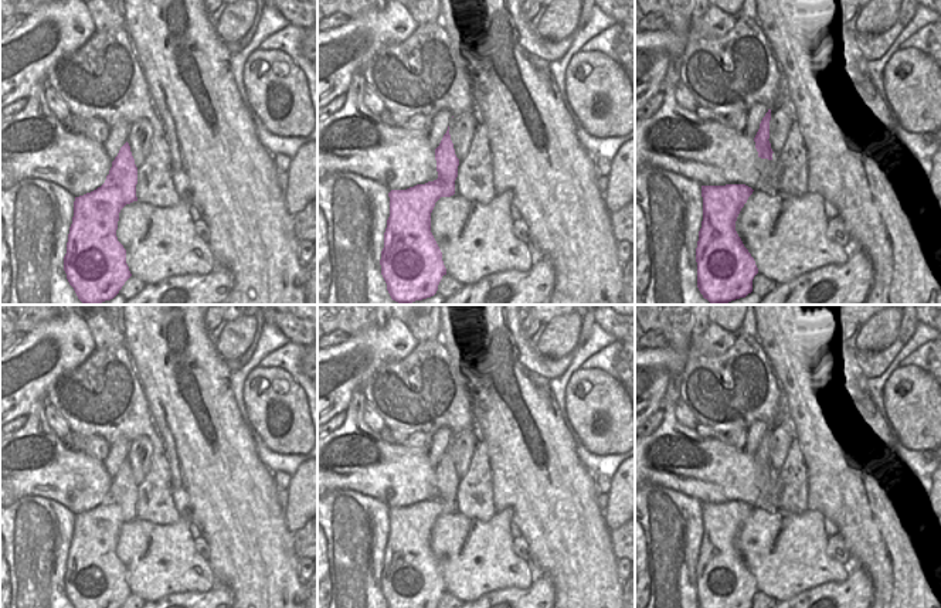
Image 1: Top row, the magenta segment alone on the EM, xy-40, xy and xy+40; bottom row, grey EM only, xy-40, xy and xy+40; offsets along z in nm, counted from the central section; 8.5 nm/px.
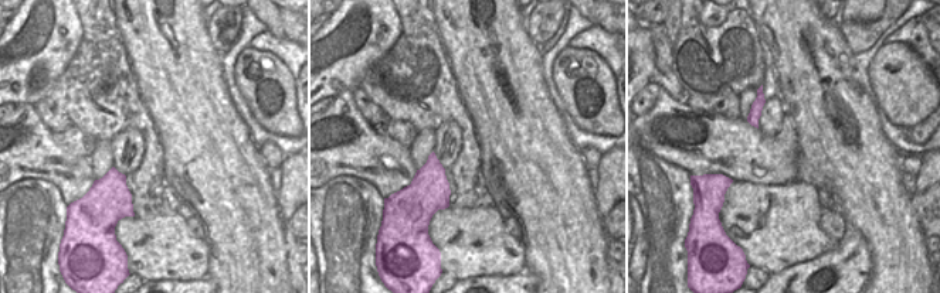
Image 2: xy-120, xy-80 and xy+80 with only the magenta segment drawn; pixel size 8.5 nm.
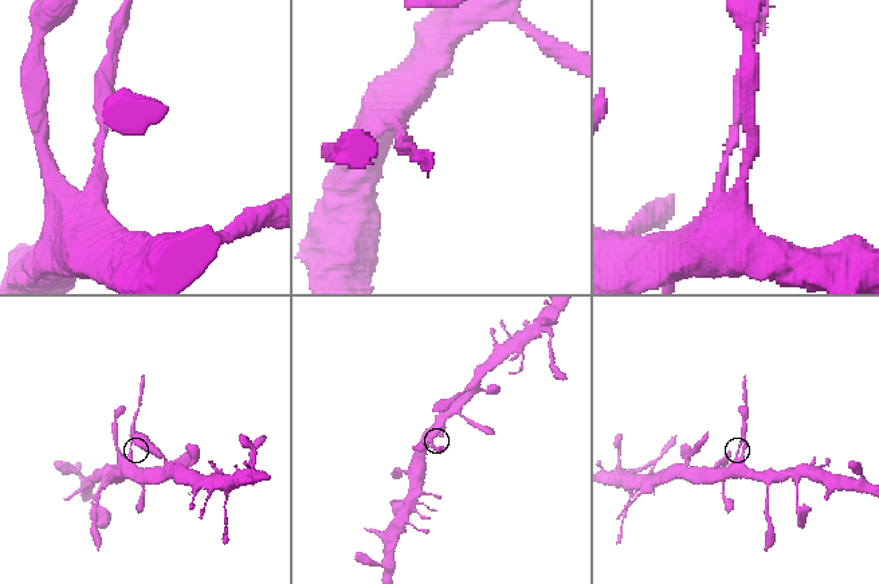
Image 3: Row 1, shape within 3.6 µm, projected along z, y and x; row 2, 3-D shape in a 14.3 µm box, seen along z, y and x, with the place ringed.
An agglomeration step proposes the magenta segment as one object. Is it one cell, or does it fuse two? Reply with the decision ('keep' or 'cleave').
cleave

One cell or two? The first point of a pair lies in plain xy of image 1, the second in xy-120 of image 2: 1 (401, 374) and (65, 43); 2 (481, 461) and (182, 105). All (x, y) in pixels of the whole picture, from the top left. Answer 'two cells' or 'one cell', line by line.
1: two cells
2: two cells

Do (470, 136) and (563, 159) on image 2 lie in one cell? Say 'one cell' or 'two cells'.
two cells

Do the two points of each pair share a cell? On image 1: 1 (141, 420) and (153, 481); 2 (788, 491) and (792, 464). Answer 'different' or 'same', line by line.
1: same
2: same

